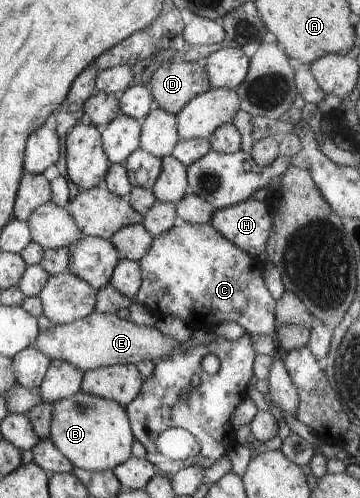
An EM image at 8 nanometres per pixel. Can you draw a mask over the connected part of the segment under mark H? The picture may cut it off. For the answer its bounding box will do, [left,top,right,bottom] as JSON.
[211,198,273,259]

